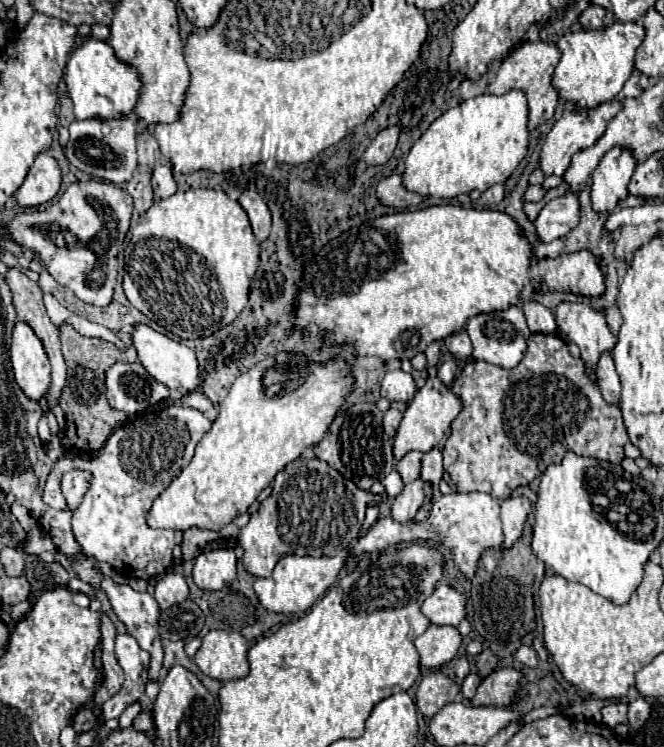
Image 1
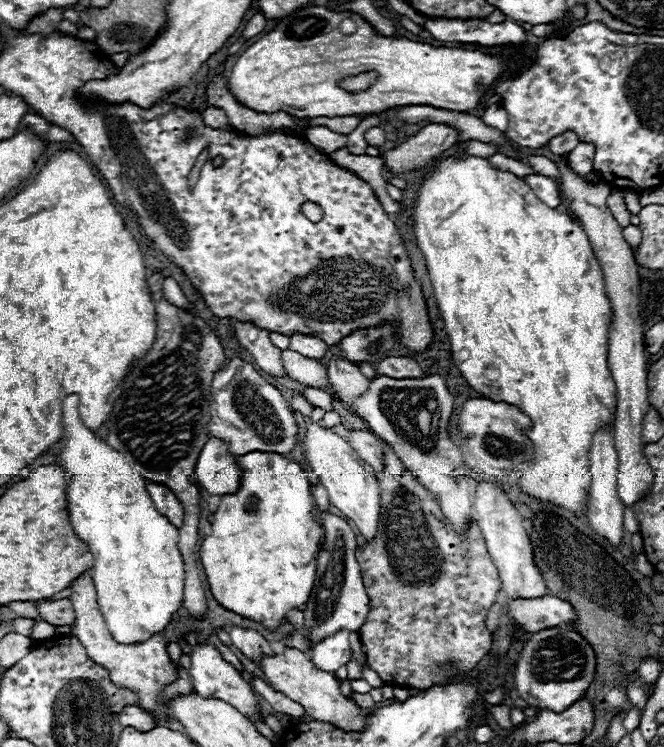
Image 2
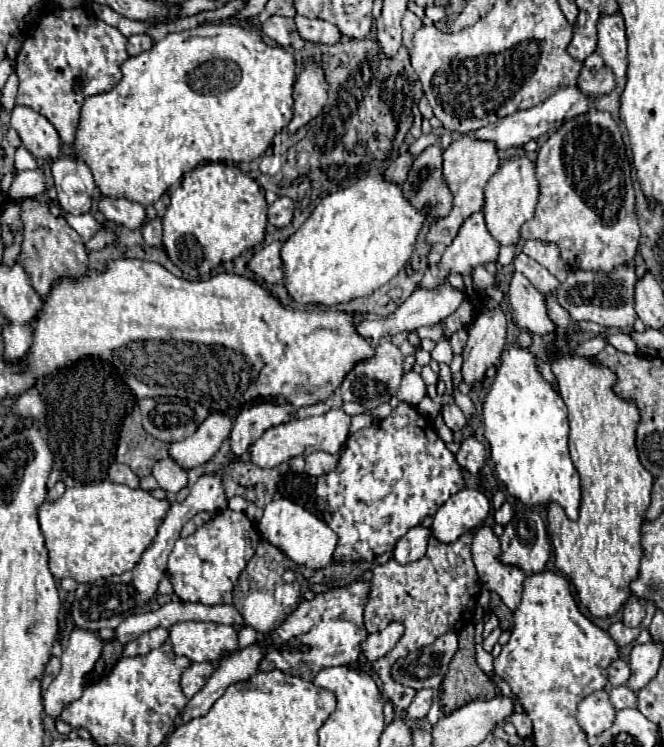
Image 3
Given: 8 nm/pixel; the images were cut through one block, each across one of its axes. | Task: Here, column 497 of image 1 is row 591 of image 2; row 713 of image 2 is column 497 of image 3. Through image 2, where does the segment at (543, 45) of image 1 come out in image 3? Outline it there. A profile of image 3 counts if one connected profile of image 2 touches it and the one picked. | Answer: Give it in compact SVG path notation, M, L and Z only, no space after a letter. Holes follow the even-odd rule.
M460 136L458 140L454 140L446 150L444 150L444 180L448 184L448 188L454 194L454 206L452 212L438 220L426 240L430 244L444 244L450 246L454 236L458 234L458 228L464 224L466 218L470 218L474 212L482 210L484 204L484 186L486 182L496 174L500 166L500 158L498 158L498 148L494 148L494 144L486 142L486 140L474 140L474 136Z

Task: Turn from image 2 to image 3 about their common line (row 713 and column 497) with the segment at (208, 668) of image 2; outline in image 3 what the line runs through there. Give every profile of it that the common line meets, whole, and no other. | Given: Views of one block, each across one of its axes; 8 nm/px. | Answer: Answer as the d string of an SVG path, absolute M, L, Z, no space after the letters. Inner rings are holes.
M476 212L462 224L458 236L442 254L442 260L436 266L436 270L432 268L426 270L420 286L434 288L440 282L444 282L450 272L466 274L466 272L472 272L472 268L478 264L496 262L498 250L500 250L500 244L486 228L482 212Z

